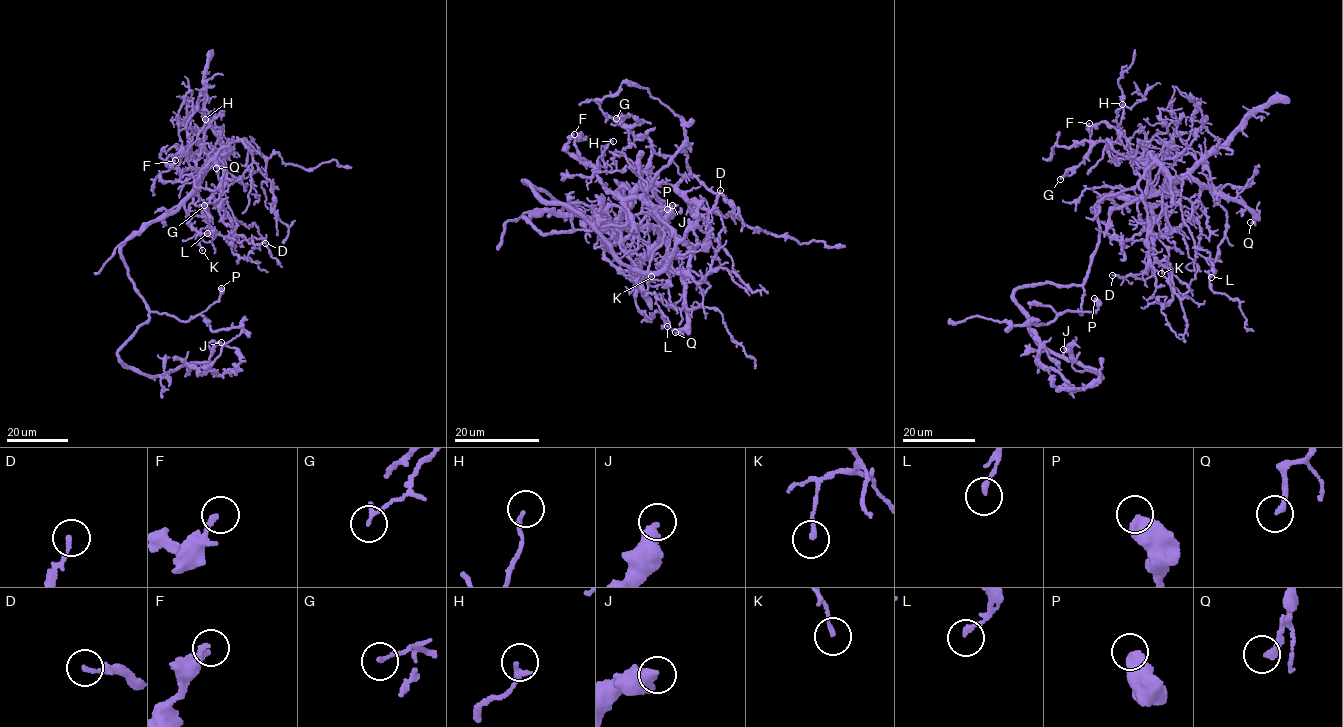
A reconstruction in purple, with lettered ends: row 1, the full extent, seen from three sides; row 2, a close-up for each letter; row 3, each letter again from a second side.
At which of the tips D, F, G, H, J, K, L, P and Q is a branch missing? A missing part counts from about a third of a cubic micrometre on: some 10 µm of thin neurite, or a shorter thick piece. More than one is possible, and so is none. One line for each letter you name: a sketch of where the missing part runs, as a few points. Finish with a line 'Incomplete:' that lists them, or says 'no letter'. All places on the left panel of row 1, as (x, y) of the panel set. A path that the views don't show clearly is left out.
Incomplete: no letter

